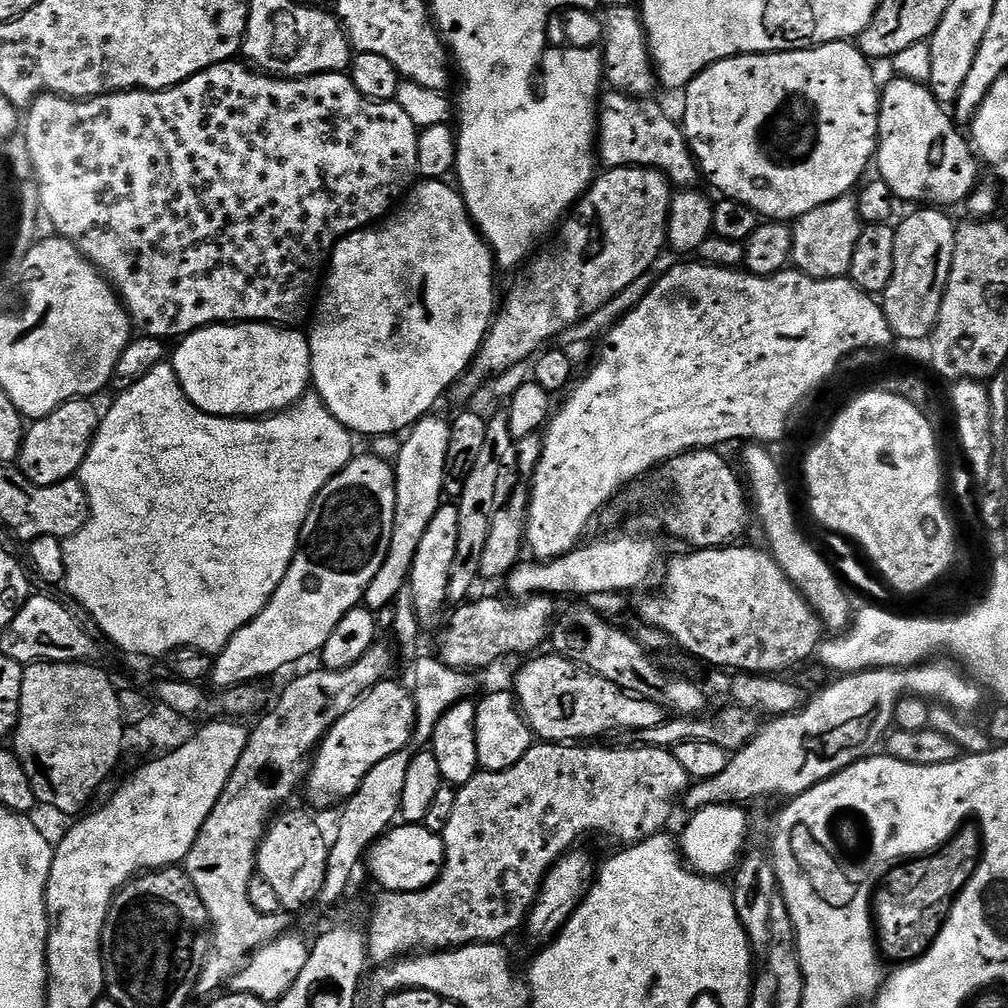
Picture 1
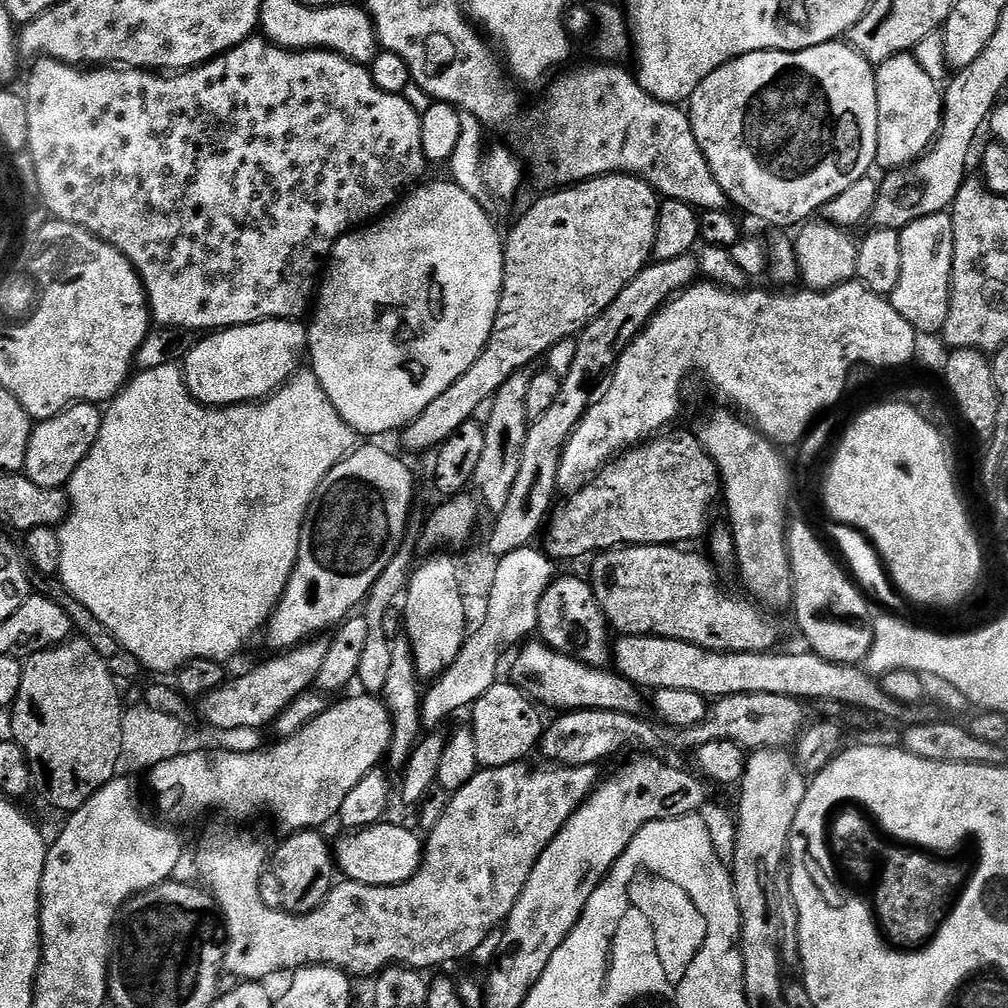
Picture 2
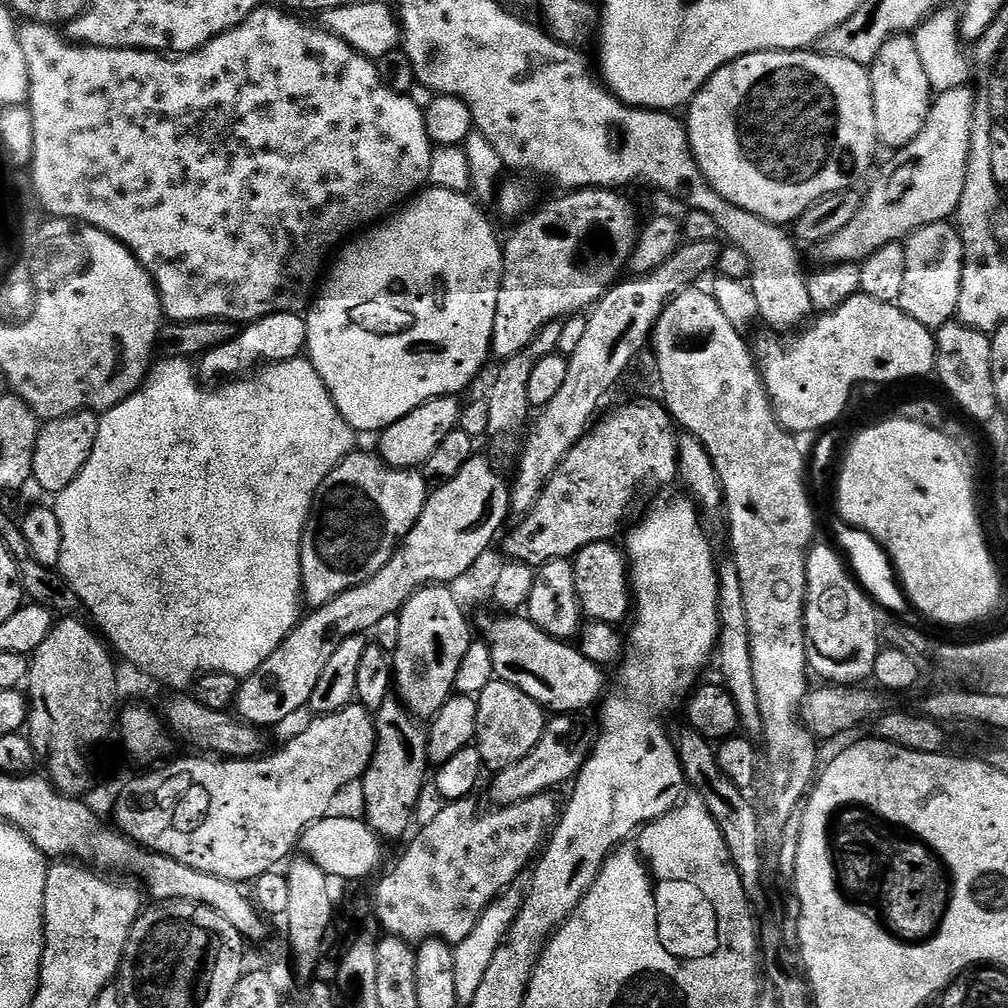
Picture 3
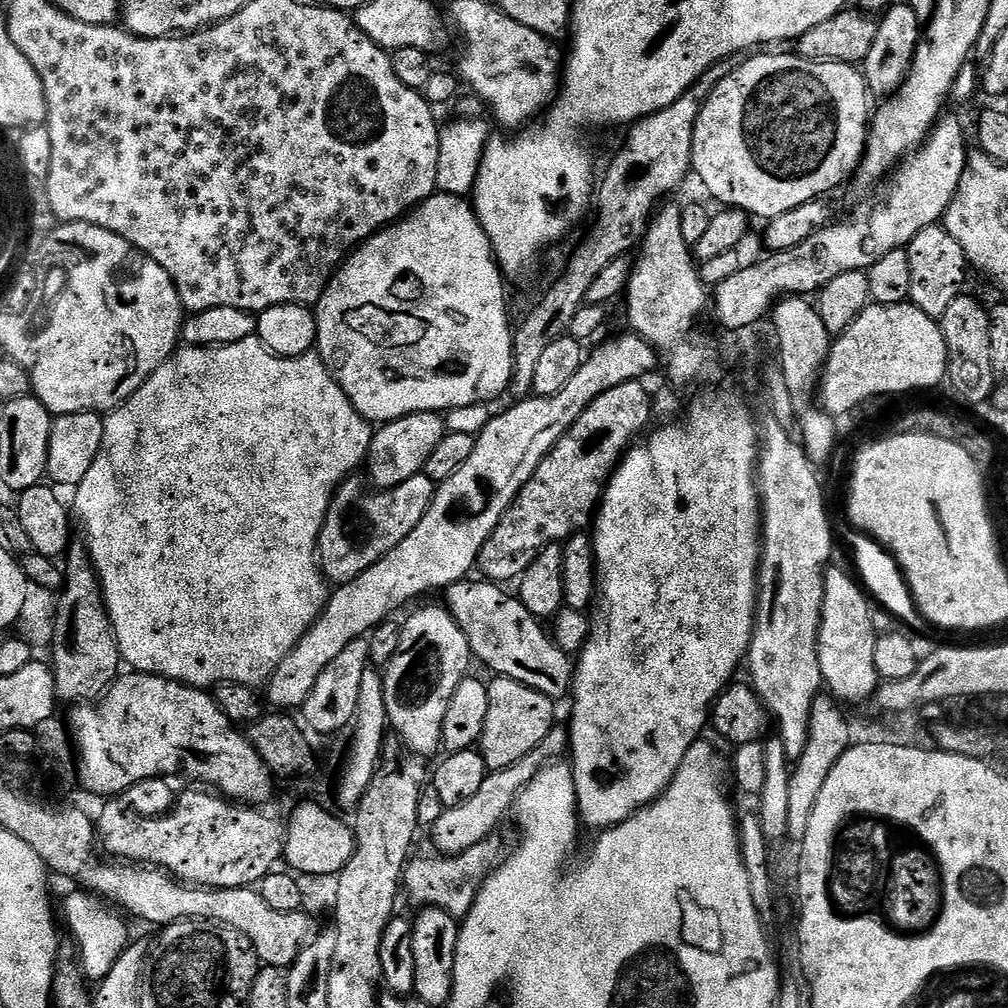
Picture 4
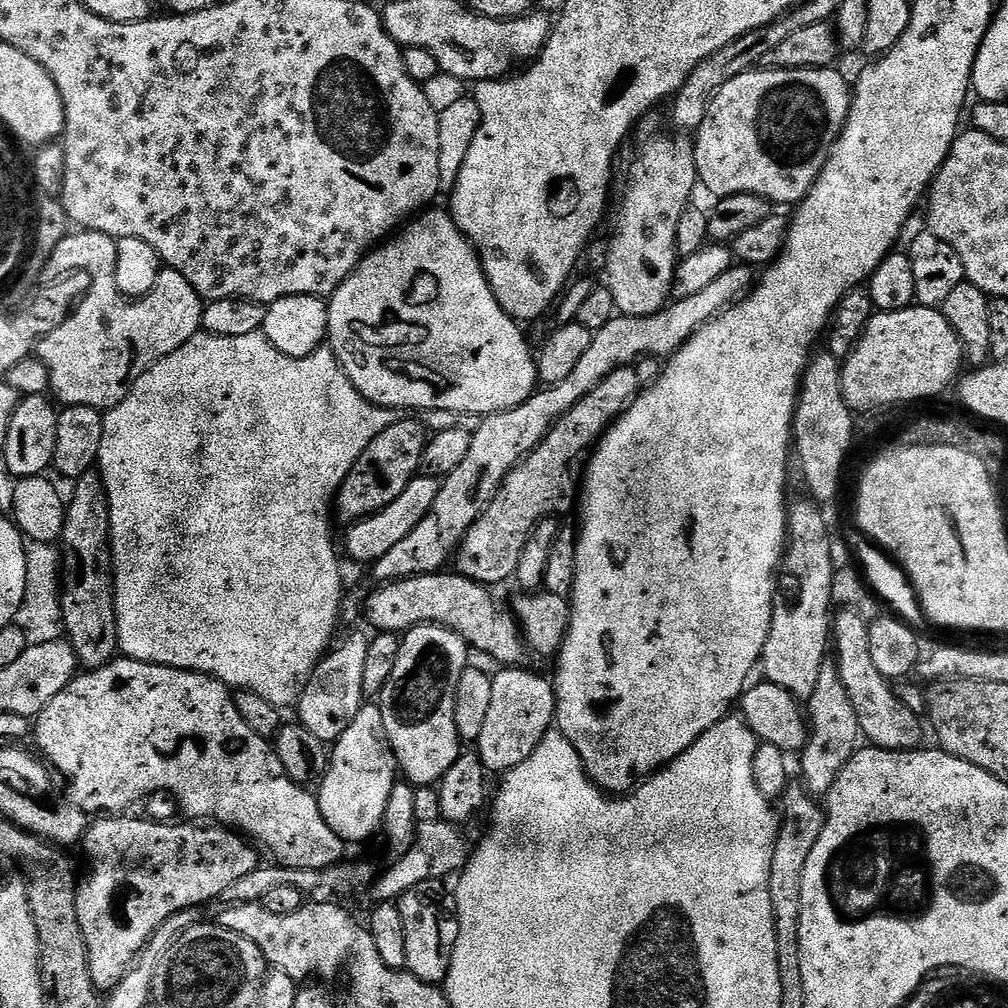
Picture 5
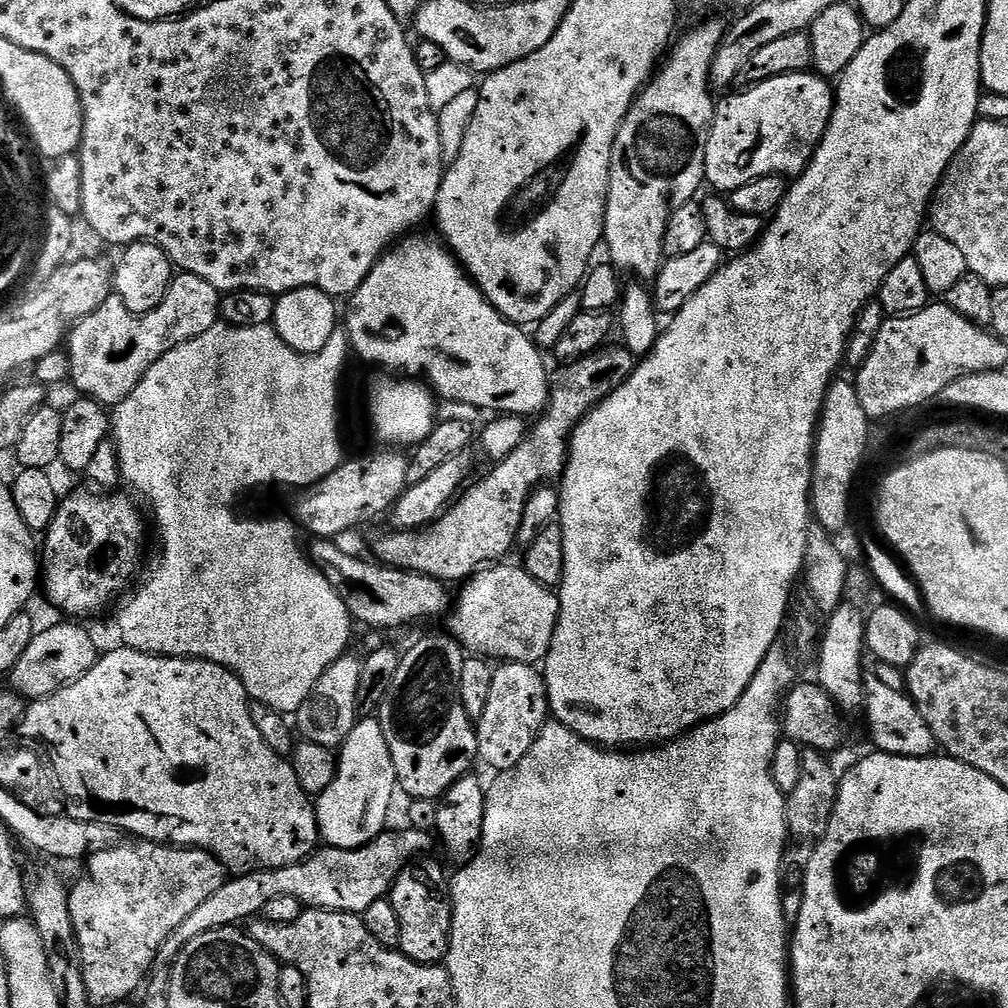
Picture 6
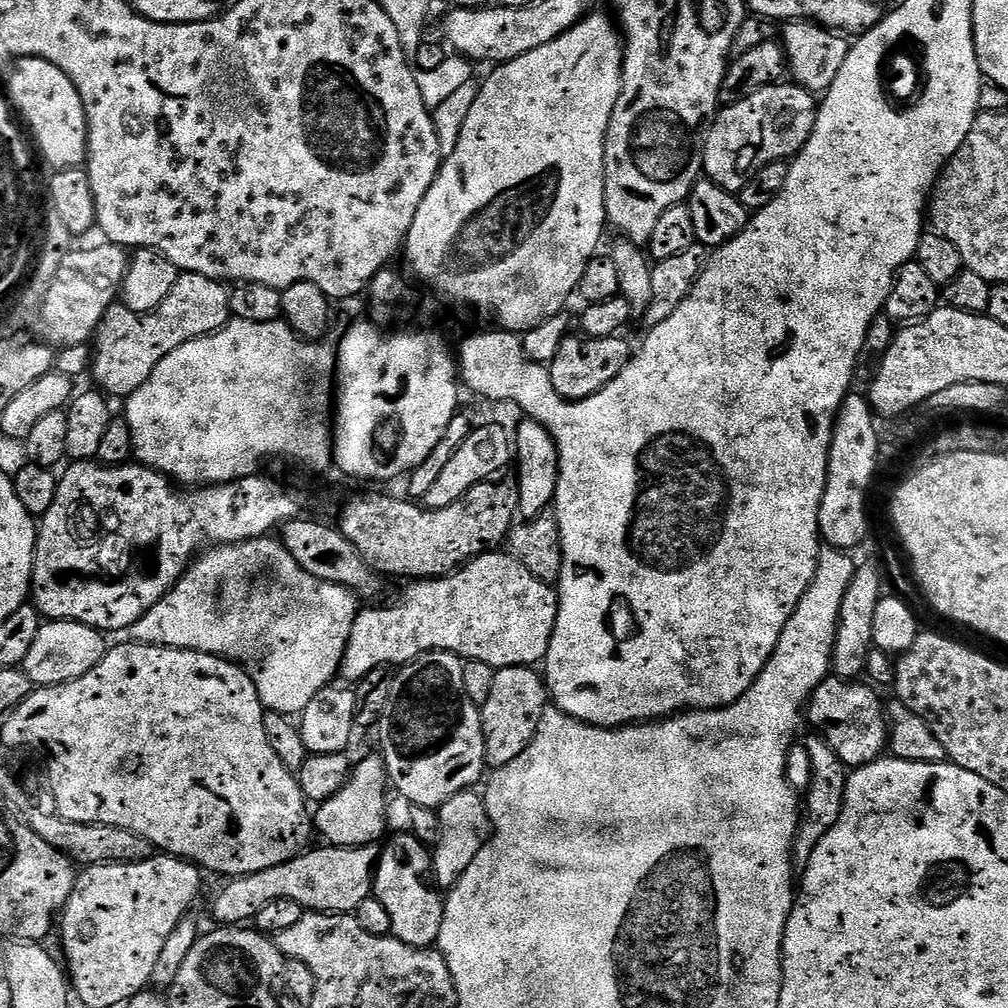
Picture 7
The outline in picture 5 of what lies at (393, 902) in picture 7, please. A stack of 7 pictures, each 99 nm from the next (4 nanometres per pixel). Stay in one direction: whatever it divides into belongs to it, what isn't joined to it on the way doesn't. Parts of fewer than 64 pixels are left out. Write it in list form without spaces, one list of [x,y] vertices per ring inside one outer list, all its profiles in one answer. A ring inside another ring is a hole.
[[[443,880],[418,882],[406,894],[402,894],[398,907],[402,914],[402,927],[406,933],[406,962],[404,968],[414,978],[426,984],[443,985],[450,970],[450,958],[458,942],[458,918],[456,902],[446,889]]]

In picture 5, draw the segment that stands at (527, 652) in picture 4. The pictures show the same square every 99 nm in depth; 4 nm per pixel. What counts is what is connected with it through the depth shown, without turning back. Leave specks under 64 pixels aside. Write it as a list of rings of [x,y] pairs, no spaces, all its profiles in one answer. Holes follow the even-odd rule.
[[[441,570],[381,583],[362,604],[362,612],[376,627],[377,633],[403,634],[420,624],[439,624],[441,628],[449,628],[458,634],[475,651],[477,648],[482,655],[497,660],[497,665],[523,665],[526,641],[519,623],[515,615],[509,609],[507,612],[488,592],[491,591],[485,585],[461,576],[455,570]]]

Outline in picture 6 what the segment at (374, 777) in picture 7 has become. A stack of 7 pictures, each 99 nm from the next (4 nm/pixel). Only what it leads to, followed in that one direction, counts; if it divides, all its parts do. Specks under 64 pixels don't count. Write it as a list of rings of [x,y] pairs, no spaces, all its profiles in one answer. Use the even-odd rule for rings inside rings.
[[[371,716],[357,721],[339,749],[335,778],[315,801],[323,843],[332,848],[358,849],[380,836],[385,831],[389,799],[396,780],[393,755],[379,719]]]

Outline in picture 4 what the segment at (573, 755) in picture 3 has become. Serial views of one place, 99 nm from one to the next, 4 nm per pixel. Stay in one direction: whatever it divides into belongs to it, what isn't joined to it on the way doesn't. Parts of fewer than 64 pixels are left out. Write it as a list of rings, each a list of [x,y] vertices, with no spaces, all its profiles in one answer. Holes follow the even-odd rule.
[[[552,727],[550,734],[546,734],[546,738],[542,738],[539,746],[530,754],[526,754],[526,758],[518,758],[518,762],[514,762],[514,766],[506,766],[497,772],[489,771],[481,788],[467,802],[462,802],[462,806],[445,808],[442,818],[438,818],[438,822],[434,822],[434,826],[430,830],[432,844],[436,847],[433,849],[446,856],[457,856],[466,850],[470,850],[470,846],[478,846],[478,842],[482,842],[493,835],[497,831],[496,827],[503,822],[504,815],[507,812],[509,815],[513,811],[520,792],[536,777],[537,771],[549,762],[563,757],[560,756],[563,752],[565,755],[569,751],[569,729],[560,727]]]

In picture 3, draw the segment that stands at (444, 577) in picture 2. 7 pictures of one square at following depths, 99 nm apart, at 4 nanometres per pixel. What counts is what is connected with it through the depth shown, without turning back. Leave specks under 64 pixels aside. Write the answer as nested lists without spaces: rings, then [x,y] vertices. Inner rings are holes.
[[[448,586],[419,588],[398,615],[402,638],[398,638],[398,646],[391,657],[394,692],[413,716],[431,718],[453,695],[458,666],[462,666],[462,658],[466,658],[466,650],[474,642],[468,629],[468,616],[455,602]]]

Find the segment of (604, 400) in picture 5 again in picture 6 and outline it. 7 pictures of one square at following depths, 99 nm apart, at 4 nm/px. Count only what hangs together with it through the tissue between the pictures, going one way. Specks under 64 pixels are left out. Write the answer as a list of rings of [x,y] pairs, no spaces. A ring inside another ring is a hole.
[[[601,347],[590,356],[581,356],[579,360],[565,363],[560,366],[564,368],[558,369],[557,372],[555,369],[550,380],[548,407],[535,421],[537,424],[533,428],[531,425],[523,442],[509,456],[493,463],[496,465],[493,466],[492,472],[486,473],[472,489],[469,487],[447,511],[437,516],[431,524],[419,530],[395,530],[396,532],[382,533],[372,544],[373,550],[376,551],[375,559],[379,563],[388,565],[389,568],[403,568],[405,572],[426,574],[433,576],[435,580],[445,582],[451,582],[451,580],[463,582],[480,571],[481,568],[503,561],[507,557],[504,555],[512,547],[517,547],[522,526],[522,514],[526,510],[526,502],[532,496],[532,491],[541,487],[545,482],[552,482],[552,479],[555,481],[557,478],[563,477],[564,468],[568,462],[572,431],[580,425],[581,420],[593,408],[597,408],[608,395],[614,390],[618,390],[618,386],[622,386],[629,374],[636,368],[637,357],[629,353],[626,347],[608,347]]]

